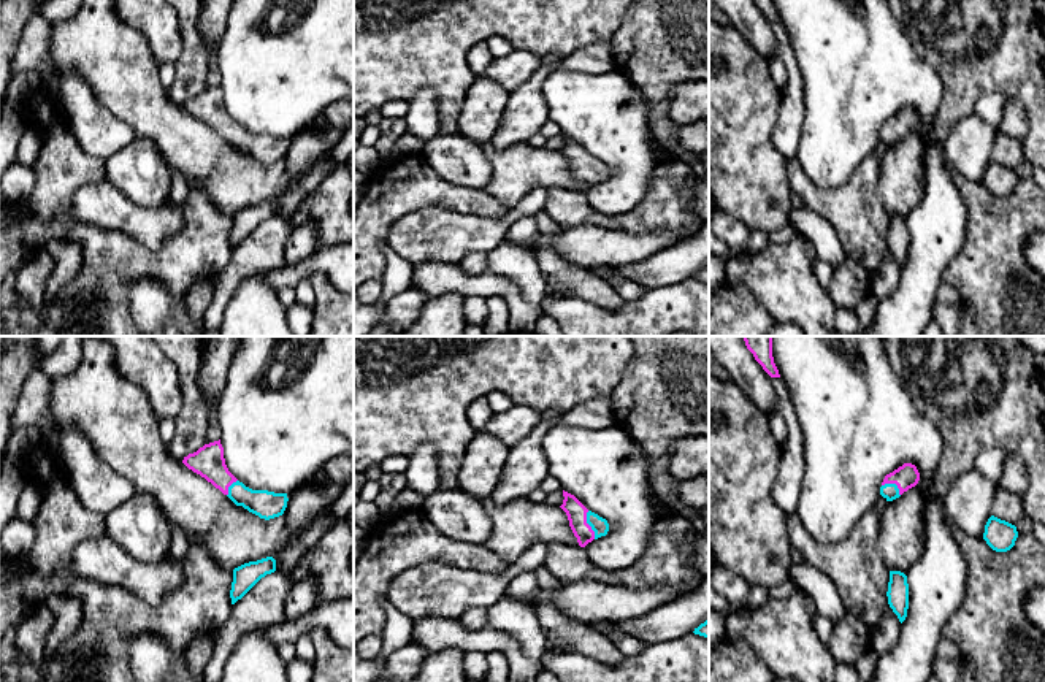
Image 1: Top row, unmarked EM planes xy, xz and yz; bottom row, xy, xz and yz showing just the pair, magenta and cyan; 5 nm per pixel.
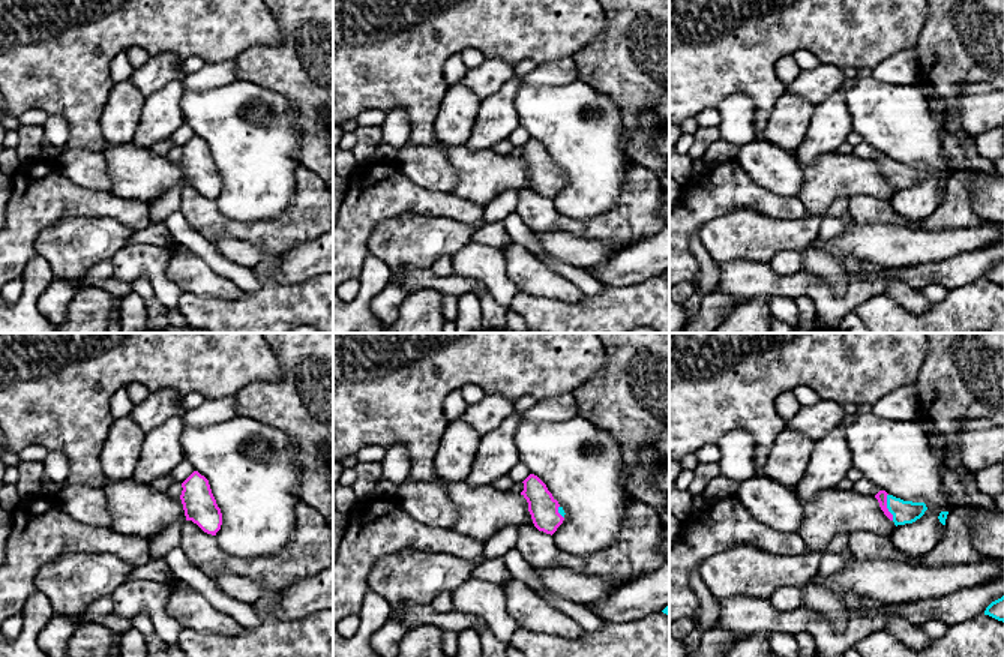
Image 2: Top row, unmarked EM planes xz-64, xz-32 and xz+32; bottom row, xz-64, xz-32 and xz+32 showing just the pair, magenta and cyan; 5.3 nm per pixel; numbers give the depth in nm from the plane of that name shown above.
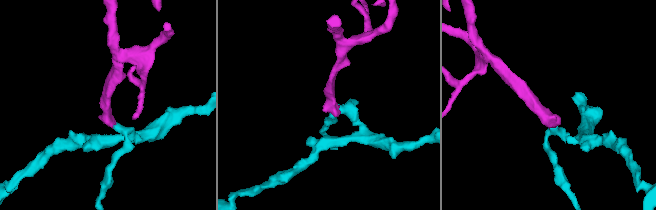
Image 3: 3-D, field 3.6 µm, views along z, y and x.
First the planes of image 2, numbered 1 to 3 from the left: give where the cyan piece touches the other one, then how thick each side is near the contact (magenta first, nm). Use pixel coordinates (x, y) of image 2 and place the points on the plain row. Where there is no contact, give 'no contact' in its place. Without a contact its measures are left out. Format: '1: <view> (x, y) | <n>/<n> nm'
1: no contact
2: xz-32 (557, 176) | 160/30 nm
3: xz+32 (886, 171) | 60/130 nm

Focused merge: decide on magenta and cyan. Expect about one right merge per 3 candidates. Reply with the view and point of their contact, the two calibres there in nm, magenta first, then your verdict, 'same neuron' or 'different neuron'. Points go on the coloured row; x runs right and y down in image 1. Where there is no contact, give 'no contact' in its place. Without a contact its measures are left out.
contact xz (589, 525); calibres 100 and 90 nm; same neuron

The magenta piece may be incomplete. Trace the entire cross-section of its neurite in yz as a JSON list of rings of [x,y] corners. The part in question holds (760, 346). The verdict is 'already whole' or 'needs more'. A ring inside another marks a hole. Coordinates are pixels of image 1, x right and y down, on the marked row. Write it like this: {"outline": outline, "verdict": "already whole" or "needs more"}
{"outline": [[[742,336],[747,349],[771,377],[780,377],[772,357],[774,336]]], "verdict": "already whole"}

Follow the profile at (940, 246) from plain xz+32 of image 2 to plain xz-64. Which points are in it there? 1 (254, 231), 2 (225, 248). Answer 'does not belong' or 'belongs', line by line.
1: does not belong
2: belongs

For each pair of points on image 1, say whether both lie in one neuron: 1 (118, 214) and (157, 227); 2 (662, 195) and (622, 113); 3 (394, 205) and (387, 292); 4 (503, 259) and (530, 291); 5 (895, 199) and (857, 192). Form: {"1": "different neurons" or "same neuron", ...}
{"1": "same neuron", "2": "different neurons", "3": "different neurons", "4": "same neuron", "5": "different neurons"}

